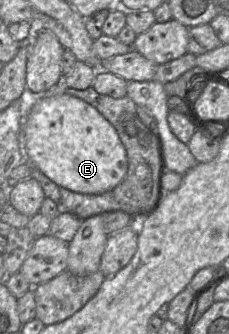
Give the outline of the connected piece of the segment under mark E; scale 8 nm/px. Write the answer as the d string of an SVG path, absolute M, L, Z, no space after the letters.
M64 93L38 101L25 121L25 136L30 163L59 187L102 194L113 190L126 175L127 153L116 129L80 98Z

